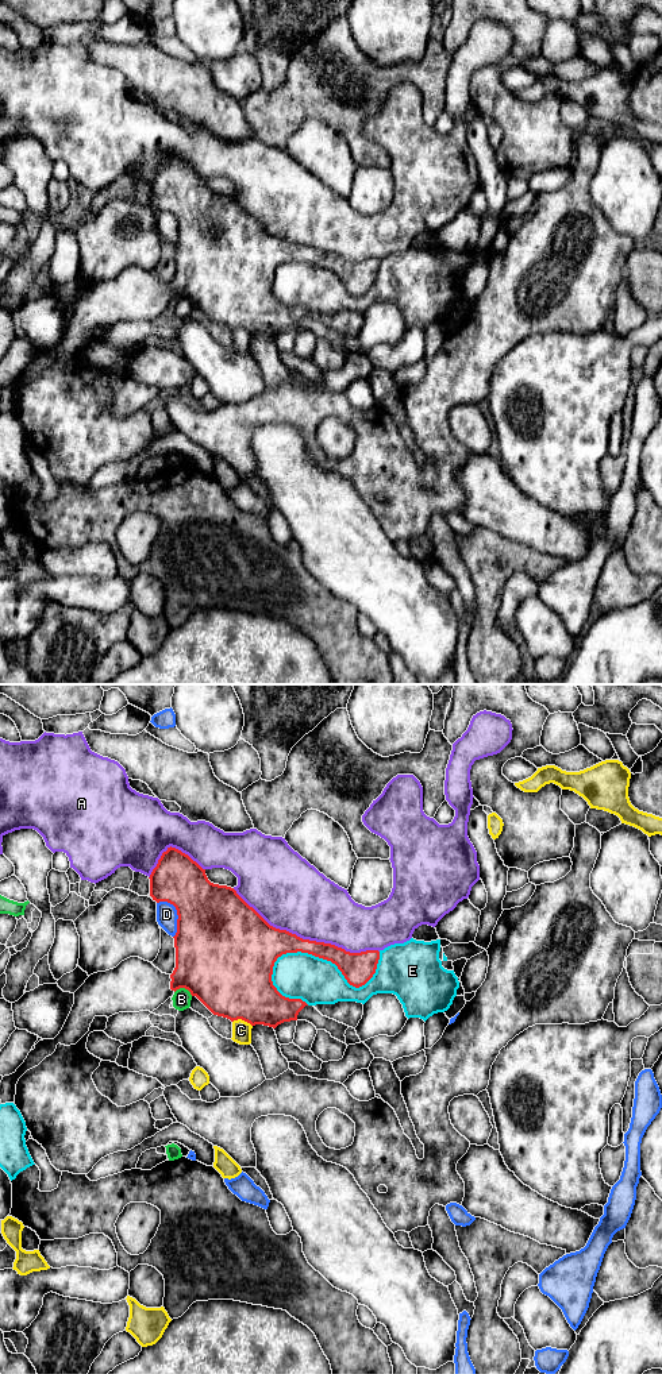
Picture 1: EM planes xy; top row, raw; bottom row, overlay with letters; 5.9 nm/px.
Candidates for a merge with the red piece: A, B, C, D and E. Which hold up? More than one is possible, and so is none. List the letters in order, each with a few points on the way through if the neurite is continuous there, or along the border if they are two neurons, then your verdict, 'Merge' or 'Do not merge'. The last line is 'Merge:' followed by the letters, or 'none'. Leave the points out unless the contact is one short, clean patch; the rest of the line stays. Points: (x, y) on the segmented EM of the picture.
A: Do not merge
B: Do not merge
C: Do not merge
D: Do not merge
E: Do not merge
Merge: none

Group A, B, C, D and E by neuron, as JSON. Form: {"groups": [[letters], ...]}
{"groups": [["A"], ["B"], ["C"], ["D"], ["E"]]}

